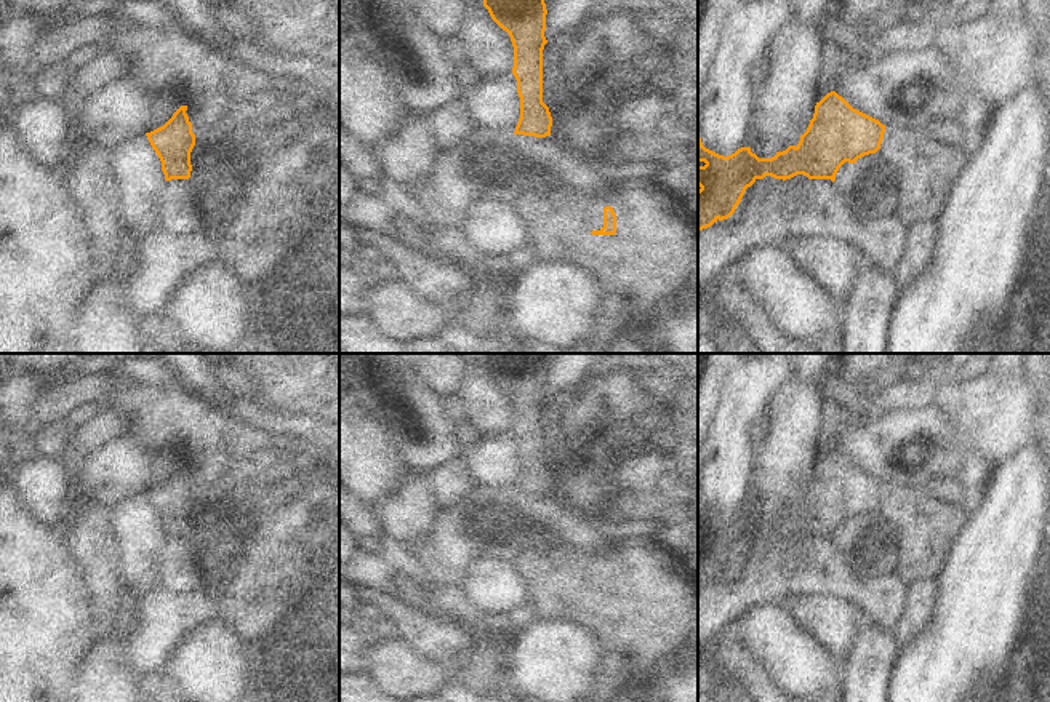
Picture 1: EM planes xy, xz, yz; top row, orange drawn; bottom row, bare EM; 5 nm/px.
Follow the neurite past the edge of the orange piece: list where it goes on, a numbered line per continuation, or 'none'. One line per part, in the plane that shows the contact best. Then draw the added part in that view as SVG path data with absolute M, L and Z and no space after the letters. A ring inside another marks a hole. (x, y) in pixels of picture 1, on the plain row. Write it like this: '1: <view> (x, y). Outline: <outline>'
none

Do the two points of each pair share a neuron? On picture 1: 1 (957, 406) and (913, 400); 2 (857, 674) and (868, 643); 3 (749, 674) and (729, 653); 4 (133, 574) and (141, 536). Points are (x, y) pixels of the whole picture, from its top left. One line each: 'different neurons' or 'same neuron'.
1: different neurons
2: same neuron
3: same neuron
4: same neuron

